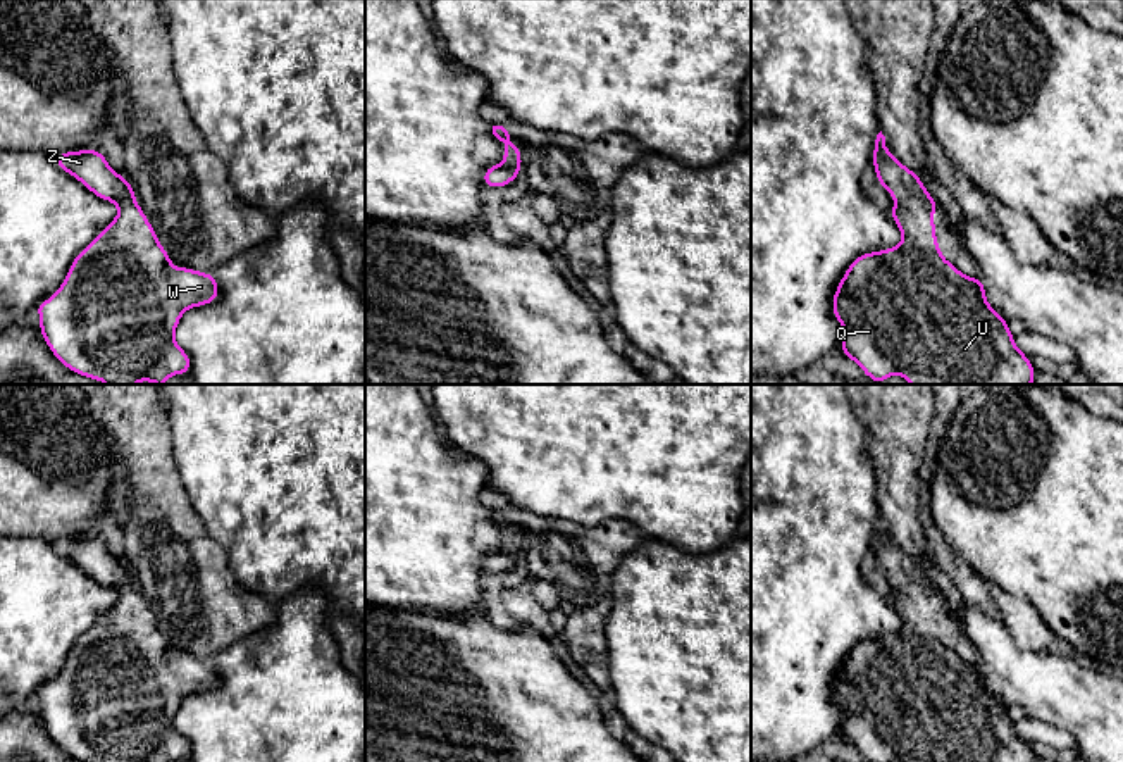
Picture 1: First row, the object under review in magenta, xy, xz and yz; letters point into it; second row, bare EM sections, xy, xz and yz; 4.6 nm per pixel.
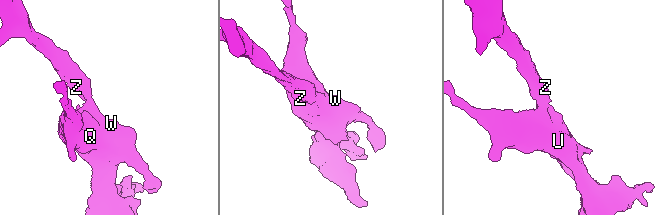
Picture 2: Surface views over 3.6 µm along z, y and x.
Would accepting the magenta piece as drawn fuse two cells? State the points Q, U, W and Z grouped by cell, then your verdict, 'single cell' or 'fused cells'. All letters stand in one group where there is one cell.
Q U W Z; single cell

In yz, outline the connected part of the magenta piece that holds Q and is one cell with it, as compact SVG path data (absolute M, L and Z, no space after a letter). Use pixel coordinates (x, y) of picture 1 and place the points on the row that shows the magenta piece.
M882 131L877 134L872 162L877 181L896 198L890 217L901 229L903 241L896 248L859 253L839 281L832 312L844 326L841 353L877 384L890 374L899 374L911 384L1032 384L1037 371L1030 357L1014 345L1008 321L987 303L982 278L966 278L940 253L932 217L939 205L920 176L889 152Z

